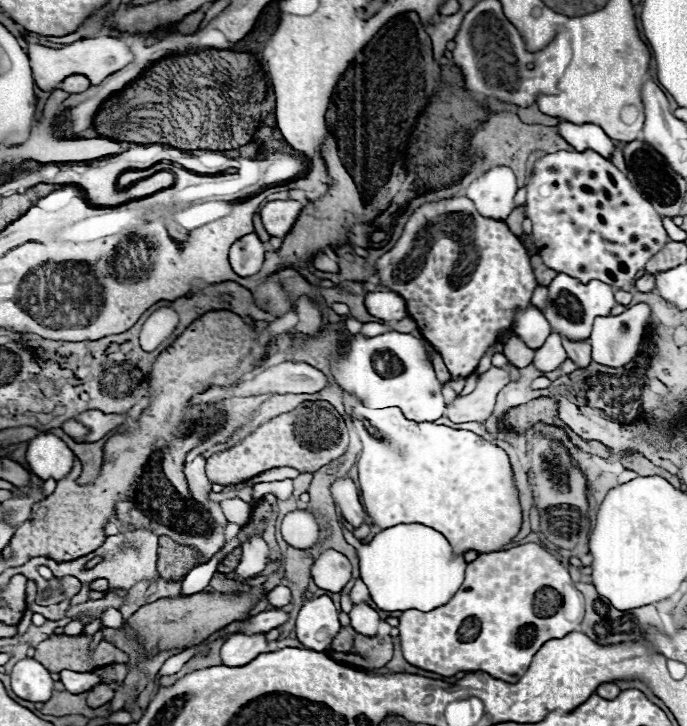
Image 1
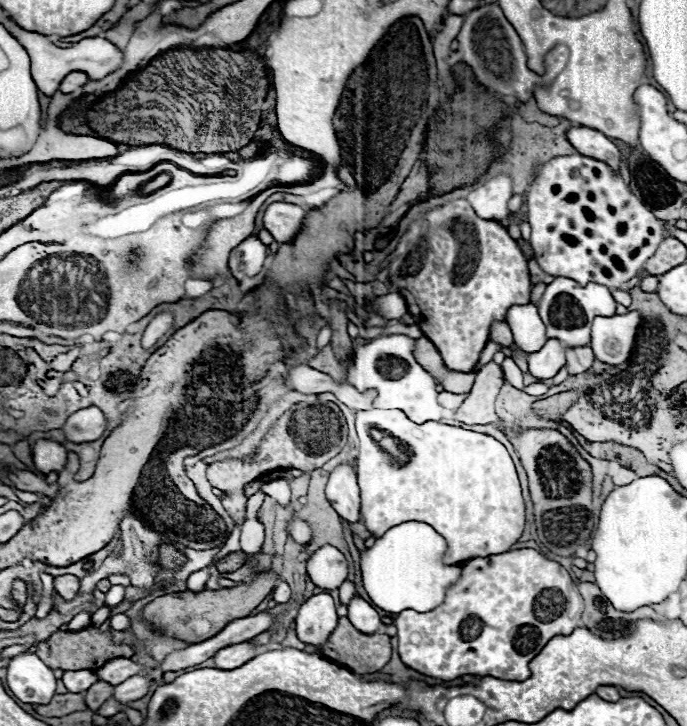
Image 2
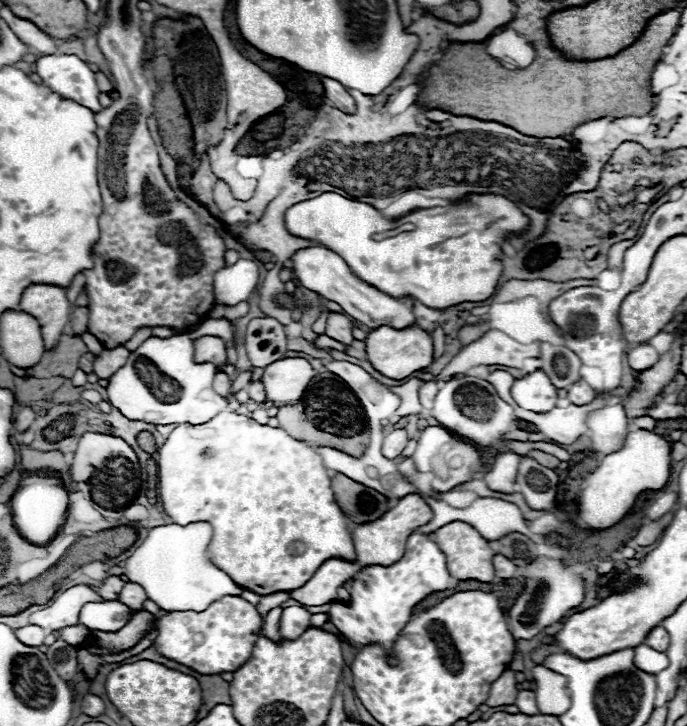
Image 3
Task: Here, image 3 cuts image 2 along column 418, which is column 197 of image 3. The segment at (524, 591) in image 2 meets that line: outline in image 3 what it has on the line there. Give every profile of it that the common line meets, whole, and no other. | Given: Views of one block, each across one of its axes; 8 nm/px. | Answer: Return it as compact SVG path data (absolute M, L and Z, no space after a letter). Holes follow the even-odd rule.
M222 596L204 612L168 612L158 618L154 626L158 634L152 644L158 654L200 674L222 674L236 672L250 660L252 648L260 636L262 618L248 600L240 596Z

